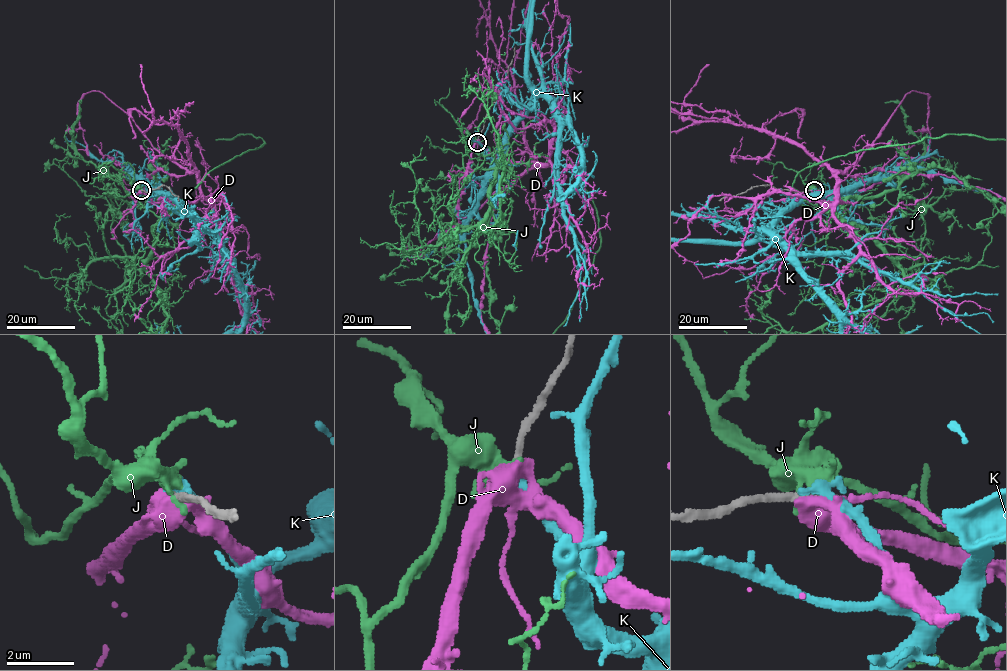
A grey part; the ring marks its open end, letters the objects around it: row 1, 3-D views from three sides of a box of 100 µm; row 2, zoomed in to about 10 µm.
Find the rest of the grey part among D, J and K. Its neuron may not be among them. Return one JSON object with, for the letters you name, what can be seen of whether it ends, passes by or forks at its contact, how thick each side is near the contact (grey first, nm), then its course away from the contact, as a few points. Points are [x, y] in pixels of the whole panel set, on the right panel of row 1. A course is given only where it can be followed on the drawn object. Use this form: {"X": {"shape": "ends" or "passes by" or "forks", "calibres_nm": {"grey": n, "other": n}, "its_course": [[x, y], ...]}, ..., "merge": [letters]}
{"merge": []}

